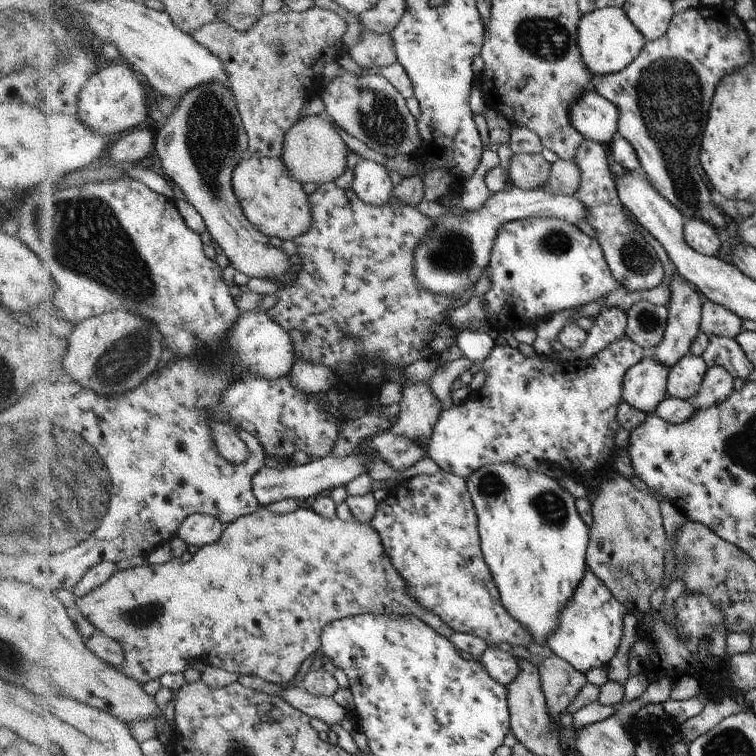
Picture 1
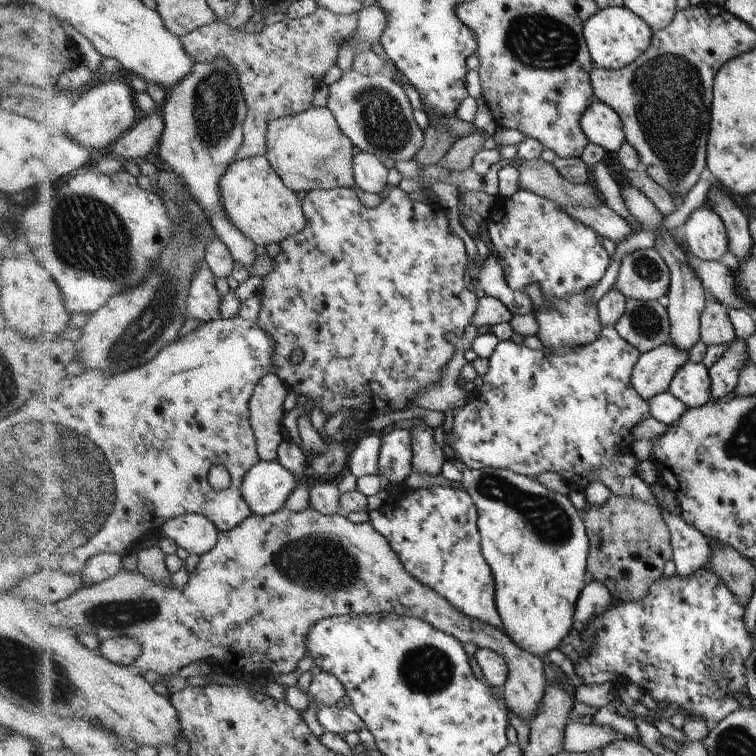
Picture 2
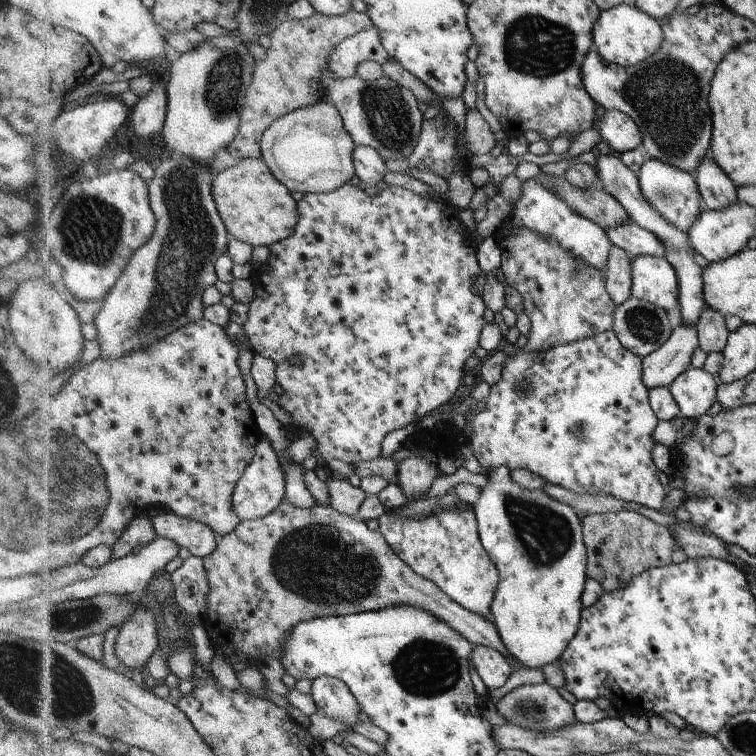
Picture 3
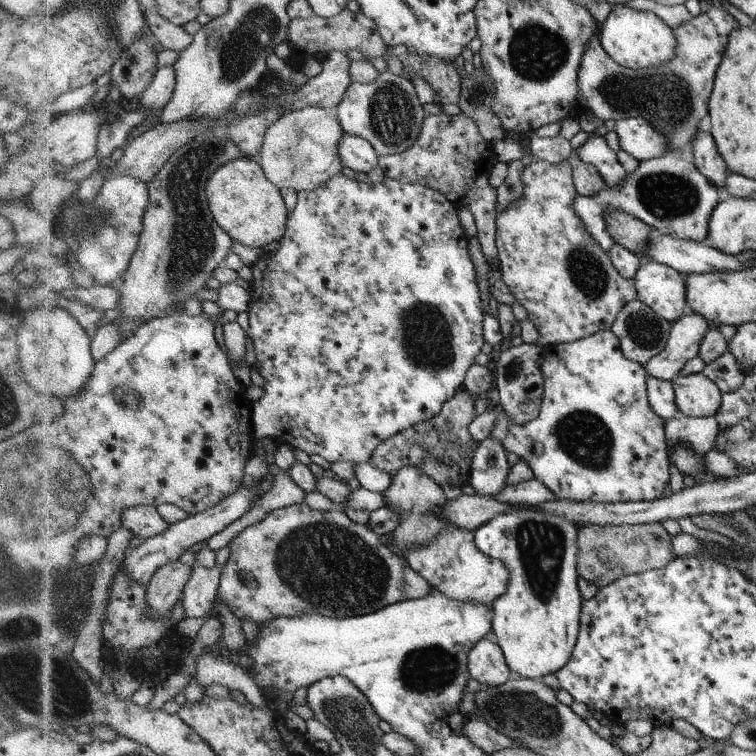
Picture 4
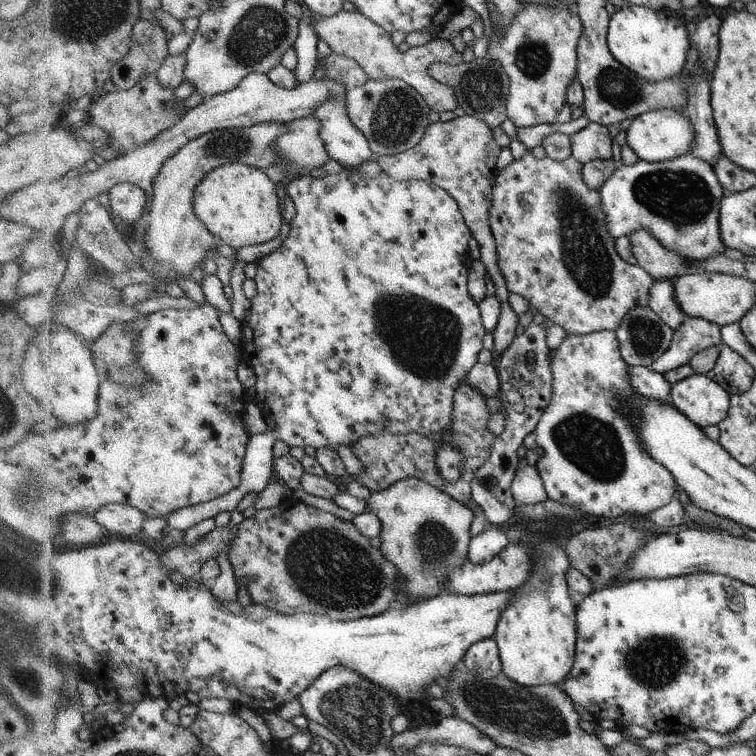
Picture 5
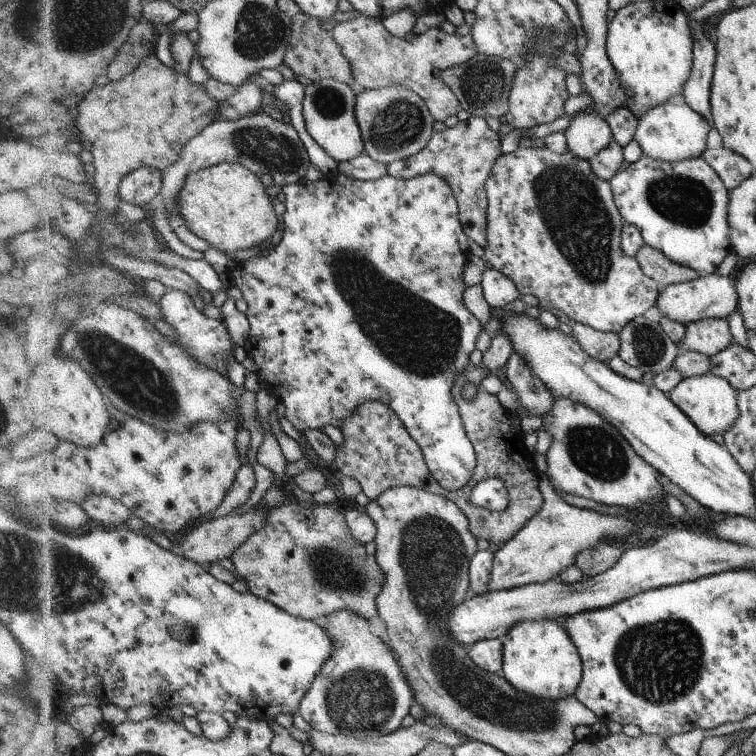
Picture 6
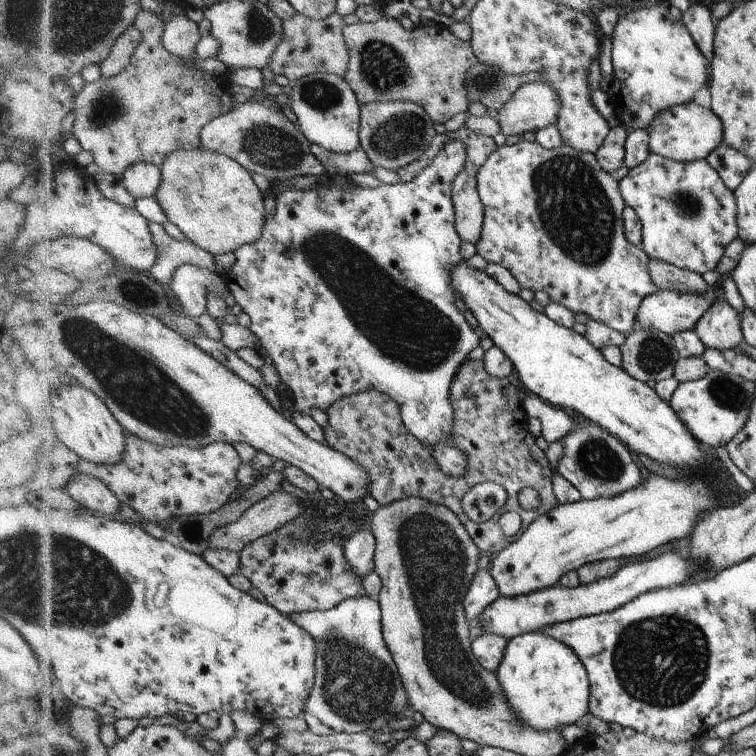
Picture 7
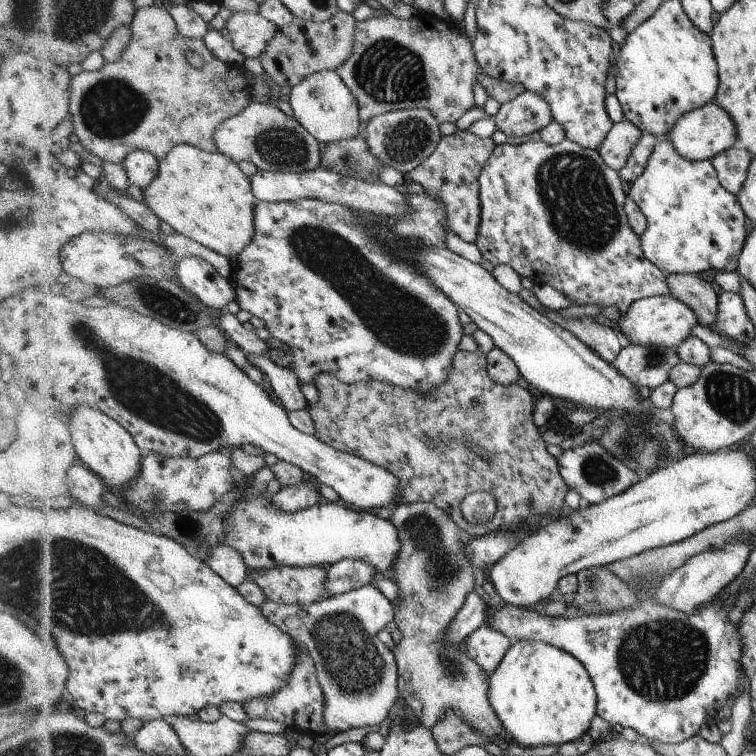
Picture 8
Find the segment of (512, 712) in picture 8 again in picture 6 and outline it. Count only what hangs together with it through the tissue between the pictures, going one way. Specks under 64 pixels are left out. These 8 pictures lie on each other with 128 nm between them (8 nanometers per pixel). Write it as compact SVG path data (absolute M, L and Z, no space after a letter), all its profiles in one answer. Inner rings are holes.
M556 619L524 621L514 625L504 638L504 666L502 674L514 688L556 701L574 696L584 676L584 666L577 646L574 646L568 630Z

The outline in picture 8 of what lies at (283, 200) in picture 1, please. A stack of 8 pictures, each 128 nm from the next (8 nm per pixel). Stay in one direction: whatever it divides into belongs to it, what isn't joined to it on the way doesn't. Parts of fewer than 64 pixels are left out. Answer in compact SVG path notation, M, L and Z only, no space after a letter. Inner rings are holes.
M183 144L177 146L172 153L161 161L161 172L156 181L153 182L150 188L145 190L145 202L150 205L156 214L167 223L169 223L179 234L196 240L202 245L214 250L215 252L227 256L227 258L239 258L239 256L254 242L254 237L257 233L257 202L259 198L253 187L253 179L248 178L248 174L240 168L240 164L229 155L222 152L210 152L193 144Z

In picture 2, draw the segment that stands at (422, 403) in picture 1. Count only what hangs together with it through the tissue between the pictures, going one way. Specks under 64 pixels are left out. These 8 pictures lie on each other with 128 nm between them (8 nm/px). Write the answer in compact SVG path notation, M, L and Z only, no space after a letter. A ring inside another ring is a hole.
M418 418L417 420L419 420L418 427L409 430L413 450L411 460L413 471L436 476L442 472L442 466L445 465L444 450L434 441L433 428L424 420Z

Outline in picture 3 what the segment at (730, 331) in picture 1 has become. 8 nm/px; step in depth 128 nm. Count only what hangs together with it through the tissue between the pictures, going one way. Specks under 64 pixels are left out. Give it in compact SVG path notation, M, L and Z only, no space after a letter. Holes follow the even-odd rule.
M710 307L700 309L697 320L699 347L707 354L722 353L728 344L729 330L724 315Z

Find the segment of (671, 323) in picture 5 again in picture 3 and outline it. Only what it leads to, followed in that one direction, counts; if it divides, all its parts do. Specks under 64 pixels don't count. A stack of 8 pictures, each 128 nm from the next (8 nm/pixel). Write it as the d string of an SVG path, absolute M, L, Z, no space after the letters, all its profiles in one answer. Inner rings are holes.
M642 255L631 260L631 294L662 310L678 310L680 279L676 268L664 257Z

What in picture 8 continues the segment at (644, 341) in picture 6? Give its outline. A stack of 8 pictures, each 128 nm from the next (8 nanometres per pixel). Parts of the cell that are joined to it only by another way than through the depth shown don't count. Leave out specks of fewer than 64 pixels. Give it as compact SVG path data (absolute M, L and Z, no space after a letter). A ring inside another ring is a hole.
M628 344L610 364L614 365L634 387L646 386L653 391L668 381L670 370L680 361L675 347Z

